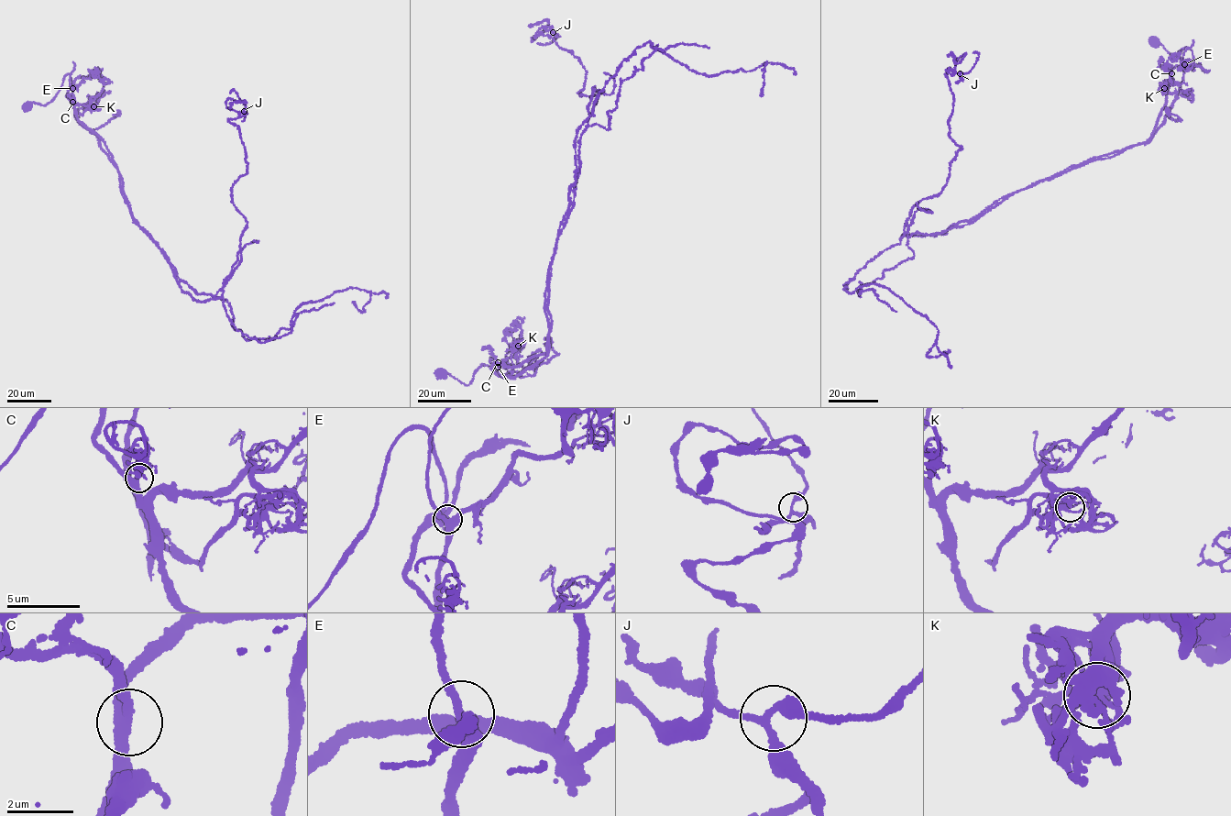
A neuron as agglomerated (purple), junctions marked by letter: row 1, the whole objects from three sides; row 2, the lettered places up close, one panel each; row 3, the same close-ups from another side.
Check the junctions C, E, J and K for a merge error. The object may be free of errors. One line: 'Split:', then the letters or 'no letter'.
Split: K

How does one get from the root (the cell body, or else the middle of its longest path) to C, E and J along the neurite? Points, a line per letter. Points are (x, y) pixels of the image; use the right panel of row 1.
C: (1154, 41), (1172, 60), (1178, 50), (1187, 47), (1192, 50), (1192, 65), (1173, 67), (1171, 73)
E: (1154, 41), (1172, 60), (1192, 53), (1192, 66), (1172, 69), (1171, 93), (1184, 64)
J: (1154, 41), (1193, 61), (1172, 69), (1146, 142), (944, 234), (901, 238), (961, 148), (946, 70), (960, 73)

